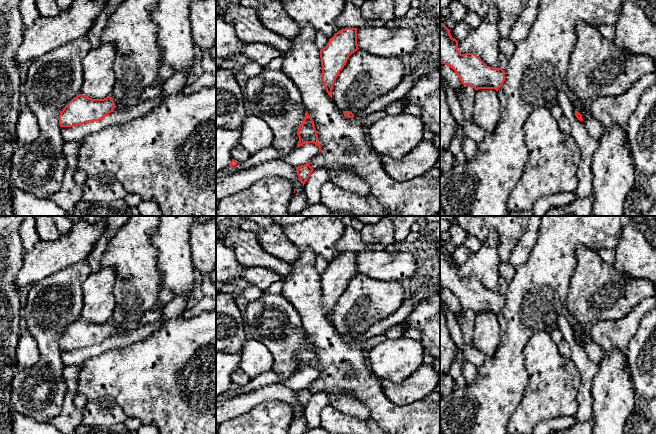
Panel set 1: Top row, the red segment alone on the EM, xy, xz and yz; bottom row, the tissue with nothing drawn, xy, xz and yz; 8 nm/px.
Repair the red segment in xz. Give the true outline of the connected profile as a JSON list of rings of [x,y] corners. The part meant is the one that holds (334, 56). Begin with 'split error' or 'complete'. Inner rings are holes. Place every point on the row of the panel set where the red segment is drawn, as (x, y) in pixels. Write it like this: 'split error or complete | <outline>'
complete | [[[345,28],[335,33],[320,50],[322,82],[331,98],[337,76],[346,65],[349,56],[358,49],[357,28]]]

